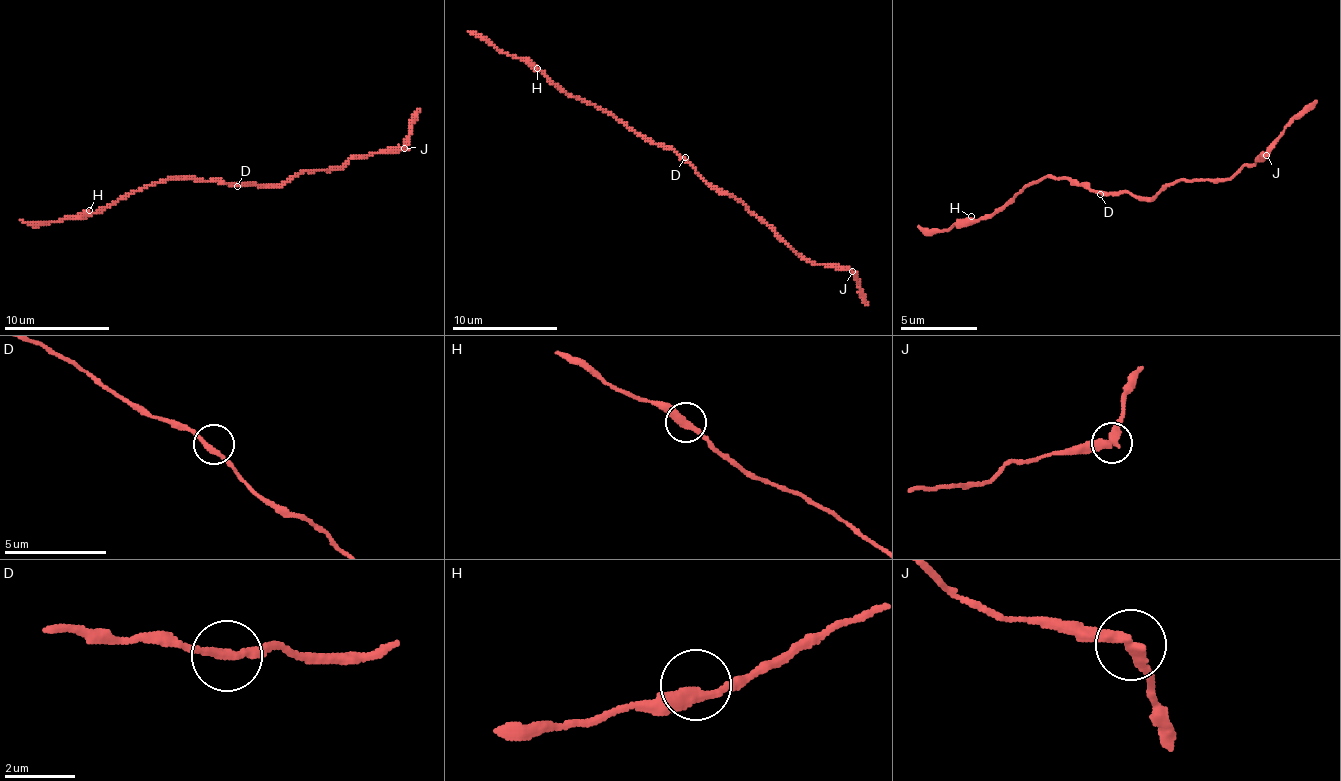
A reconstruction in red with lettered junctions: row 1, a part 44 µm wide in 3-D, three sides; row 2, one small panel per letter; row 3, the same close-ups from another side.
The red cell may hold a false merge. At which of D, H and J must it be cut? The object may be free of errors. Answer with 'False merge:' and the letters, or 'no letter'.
False merge: J

